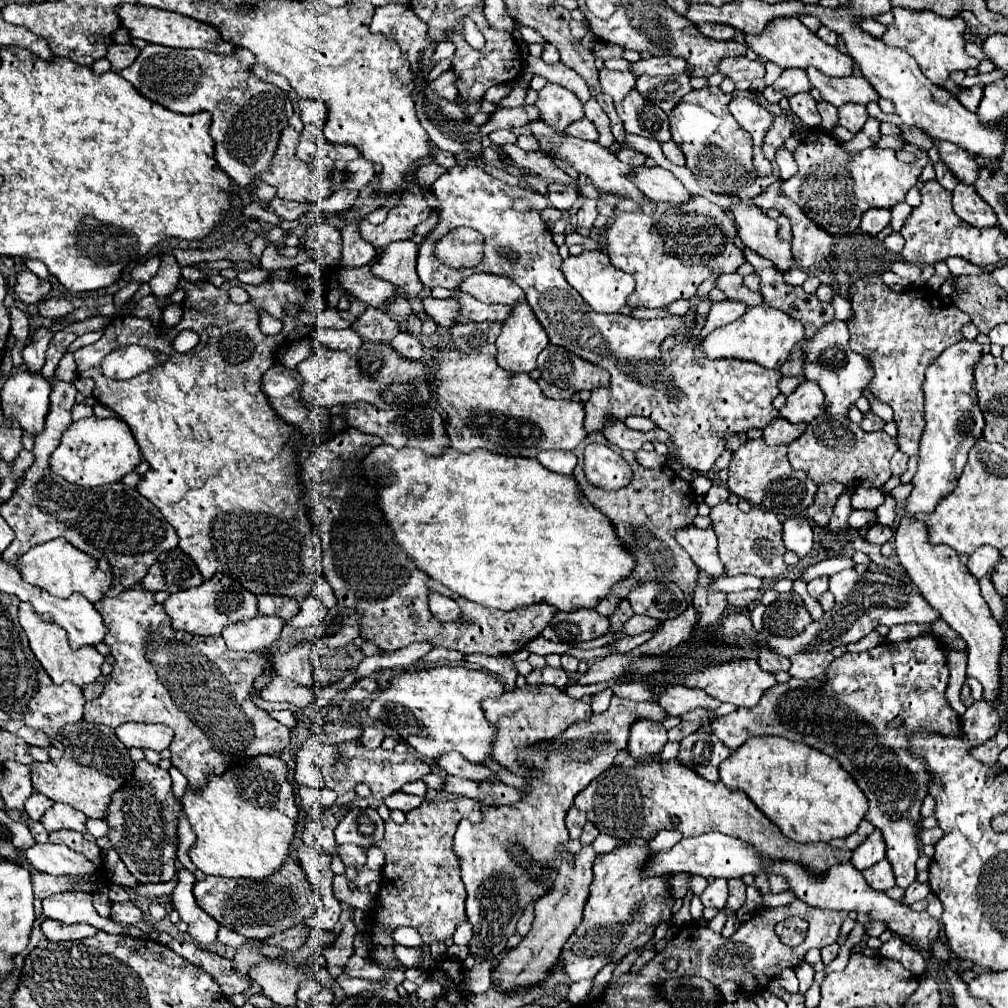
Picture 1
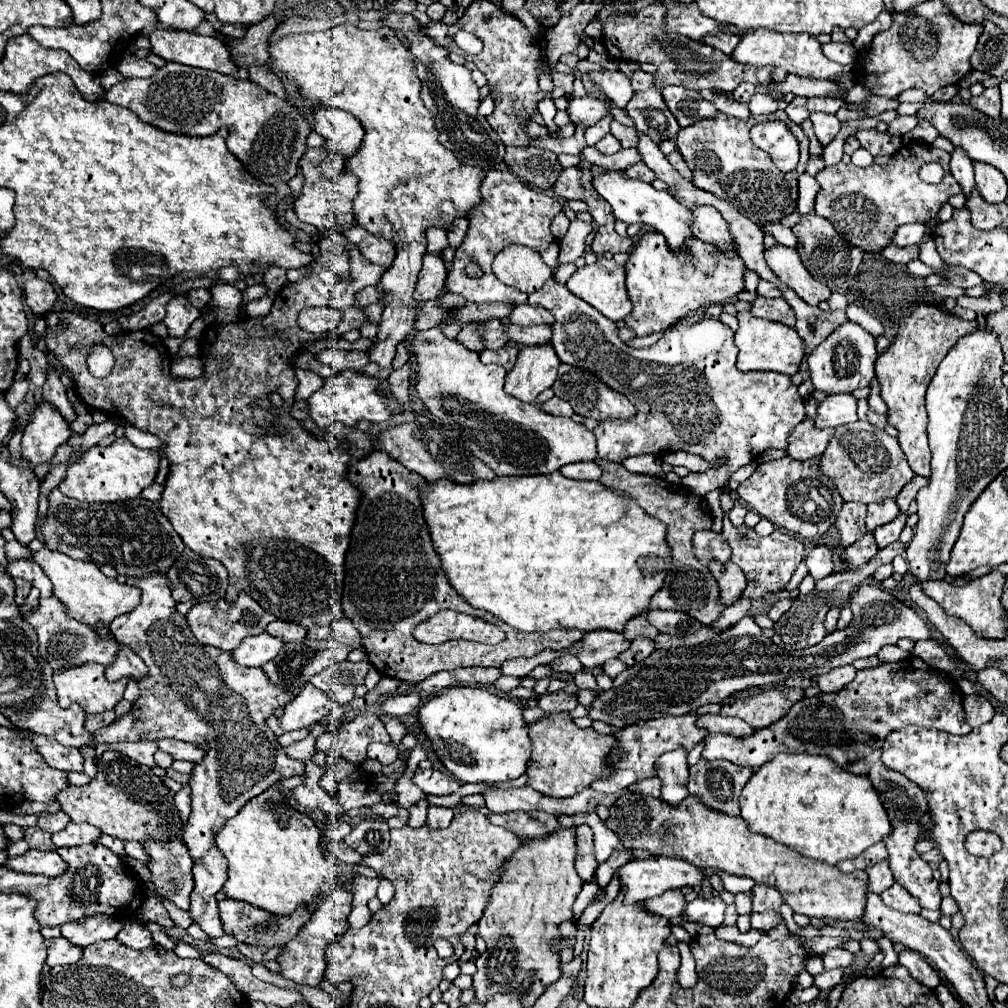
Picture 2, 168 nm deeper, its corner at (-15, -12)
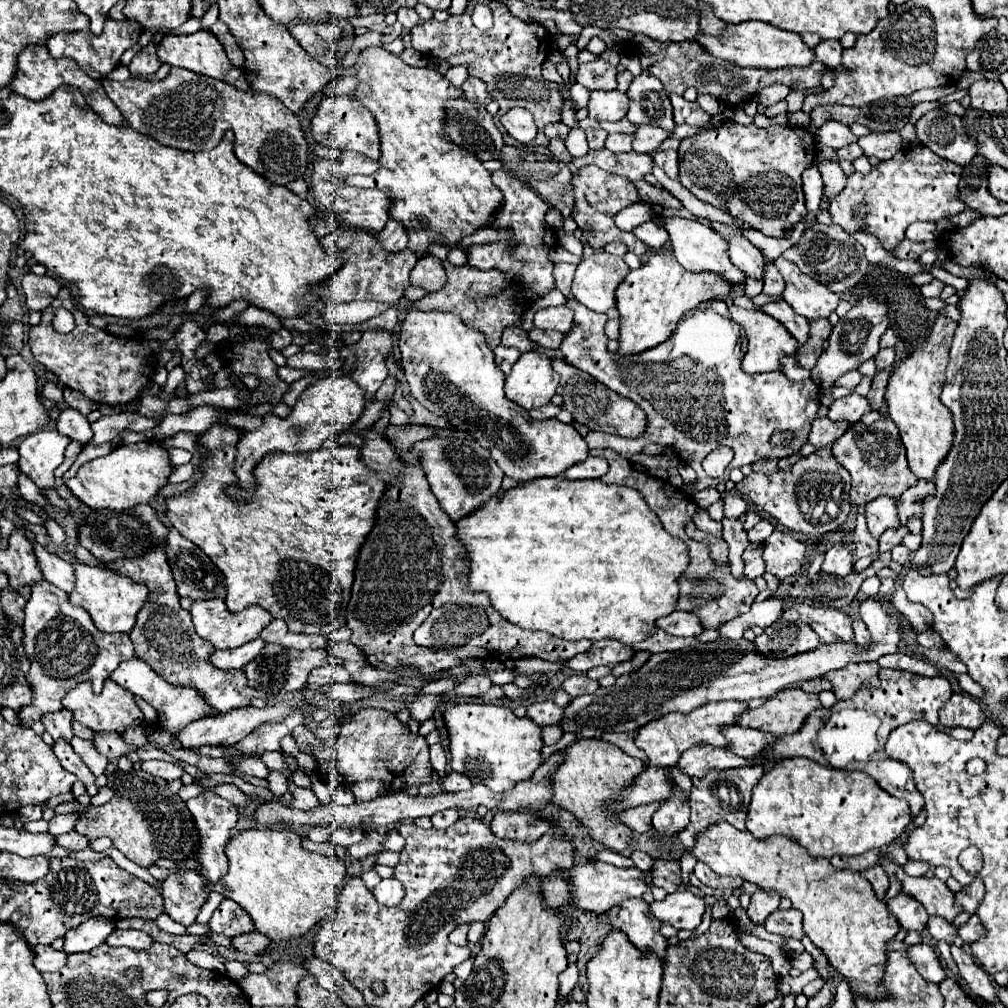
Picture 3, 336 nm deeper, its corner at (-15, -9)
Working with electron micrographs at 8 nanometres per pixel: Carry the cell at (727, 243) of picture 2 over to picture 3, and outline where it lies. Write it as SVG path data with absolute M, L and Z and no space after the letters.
M740 233L728 235L728 257L746 277L762 277L764 275L764 257L762 253Z

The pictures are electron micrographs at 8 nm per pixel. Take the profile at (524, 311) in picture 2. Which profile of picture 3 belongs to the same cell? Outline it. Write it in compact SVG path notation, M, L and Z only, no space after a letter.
M546 307L536 311L534 327L540 329L556 329L566 333L572 327L572 311L568 307Z

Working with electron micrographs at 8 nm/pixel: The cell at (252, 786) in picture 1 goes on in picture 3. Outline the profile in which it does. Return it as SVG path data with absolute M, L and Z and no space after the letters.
M244 829L238 831L226 843L226 857L230 861L230 871L212 887L220 891L224 897L236 901L240 907L248 911L254 921L256 931L264 933L272 941L288 941L300 939L310 927L314 927L324 917L336 911L336 903L344 885L346 869L338 857L324 857L320 853L312 853L302 847L302 837L290 829Z

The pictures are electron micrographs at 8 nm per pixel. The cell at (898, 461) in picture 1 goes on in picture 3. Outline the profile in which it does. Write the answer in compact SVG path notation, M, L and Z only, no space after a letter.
M920 479L914 487L906 489L906 491L900 495L900 499L896 501L896 507L898 507L898 517L900 517L900 523L902 523L902 525L908 521L908 517L922 513L920 503L922 503L922 499L924 499L926 495L934 493L934 489L936 489L936 487L934 487L934 481L924 481L924 479Z

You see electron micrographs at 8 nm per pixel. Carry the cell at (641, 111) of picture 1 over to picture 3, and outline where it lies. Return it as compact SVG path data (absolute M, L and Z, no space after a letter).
M642 71L630 89L626 91L630 99L630 109L626 119L634 125L658 125L662 129L672 131L676 127L672 119L672 105L670 99L660 83L660 79Z

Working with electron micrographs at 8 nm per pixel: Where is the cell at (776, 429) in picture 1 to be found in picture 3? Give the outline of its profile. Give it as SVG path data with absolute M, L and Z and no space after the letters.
M828 417L816 419L816 421L812 423L810 435L808 435L808 443L812 443L816 449L828 447L828 445L832 445L846 429L848 429L848 423L846 423L846 421L830 421Z

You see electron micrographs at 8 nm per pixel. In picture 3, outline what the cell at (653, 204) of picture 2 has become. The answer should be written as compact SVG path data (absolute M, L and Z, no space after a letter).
M658 215L656 221L662 223L662 227L668 231L670 235L670 247L674 257L678 259L678 263L688 269L688 271L714 271L718 275L722 275L726 281L730 281L732 285L742 285L744 273L740 273L740 269L736 269L736 265L732 265L732 261L728 259L726 253L726 239L720 237L716 233L716 229L712 229L708 223L704 223L702 219L684 219L684 217L662 217Z

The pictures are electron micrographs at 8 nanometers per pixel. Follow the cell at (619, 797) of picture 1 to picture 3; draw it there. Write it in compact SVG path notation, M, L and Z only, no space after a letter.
M728 821L706 829L696 837L694 847L686 849L686 853L712 867L718 875L742 877L758 887L774 889L782 897L788 897L792 907L804 913L806 935L826 953L830 965L850 981L852 991L864 993L872 999L884 997L884 989L878 987L878 983L884 975L888 957L886 941L898 933L900 923L858 871L834 869L828 859L810 857L802 845L796 845L796 841L786 837L760 841L748 831L736 831Z

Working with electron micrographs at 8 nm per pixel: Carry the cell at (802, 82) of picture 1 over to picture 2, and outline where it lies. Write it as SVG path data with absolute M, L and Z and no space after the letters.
M808 98L806 108L810 112L826 112L826 114L836 114L844 106L844 100L838 98Z

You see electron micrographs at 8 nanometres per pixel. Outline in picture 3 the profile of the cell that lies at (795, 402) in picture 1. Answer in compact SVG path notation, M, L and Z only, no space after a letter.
M850 393L842 399L836 399L830 405L828 417L832 421L848 421L848 423L856 423L860 421L866 413L870 411L870 403L866 397L860 397L858 393Z

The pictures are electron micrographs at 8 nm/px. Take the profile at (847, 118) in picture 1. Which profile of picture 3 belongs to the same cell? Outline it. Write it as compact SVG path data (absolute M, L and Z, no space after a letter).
M888 131L888 133L870 133L858 139L858 145L862 147L862 151L872 157L876 155L882 161L892 159L904 145L900 133L896 131Z

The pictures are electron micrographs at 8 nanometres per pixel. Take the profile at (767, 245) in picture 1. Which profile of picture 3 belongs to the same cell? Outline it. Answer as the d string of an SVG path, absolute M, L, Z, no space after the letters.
M778 257L774 265L786 281L782 297L798 315L804 315L806 319L818 319L828 317L836 309L840 297L832 293L828 287L804 275L796 265L786 261L784 257Z

